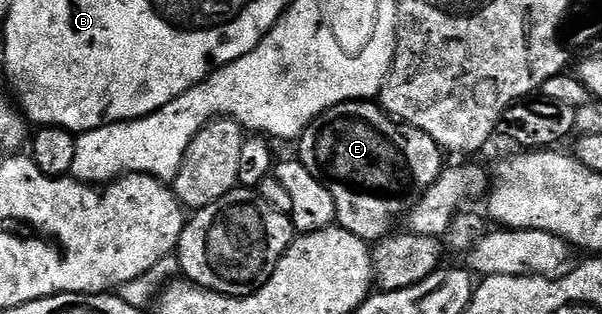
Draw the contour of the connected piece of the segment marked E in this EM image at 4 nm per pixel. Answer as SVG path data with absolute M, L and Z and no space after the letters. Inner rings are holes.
M374 100L345 102L344 104L336 104L330 110L325 110L319 118L311 122L310 126L302 133L301 138L297 139L296 146L298 146L297 161L302 162L304 168L308 168L308 172L312 172L312 176L316 176L316 180L320 180L328 188L328 192L332 192L332 200L336 200L337 225L348 232L352 232L352 236L360 236L360 240L364 240L368 244L379 242L380 239L385 238L387 234L391 233L395 229L394 221L401 214L402 217L409 215L414 203L422 199L422 194L425 190L432 188L432 184L436 184L436 180L444 169L444 161L442 162L444 151L442 147L436 144L436 140L432 140L432 136L428 136L428 132L391 118L382 109L381 105Z

